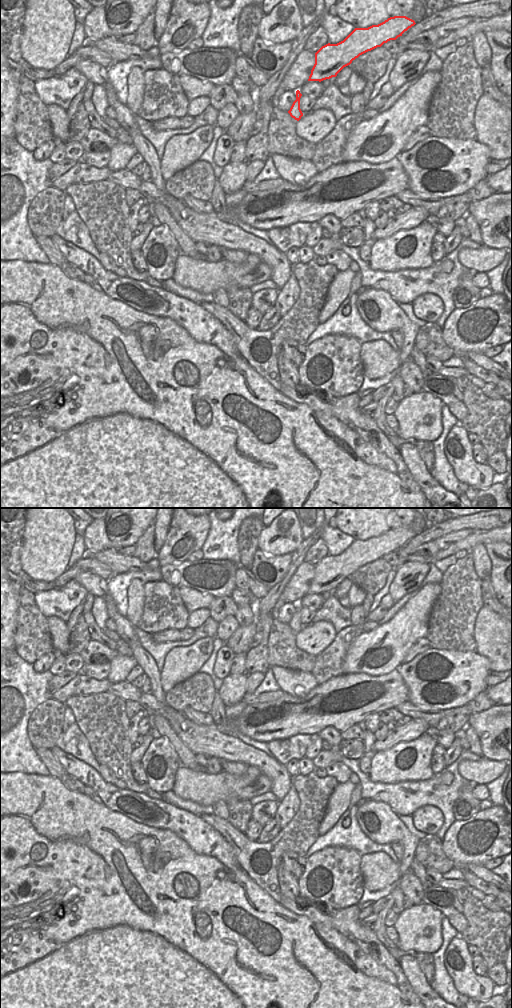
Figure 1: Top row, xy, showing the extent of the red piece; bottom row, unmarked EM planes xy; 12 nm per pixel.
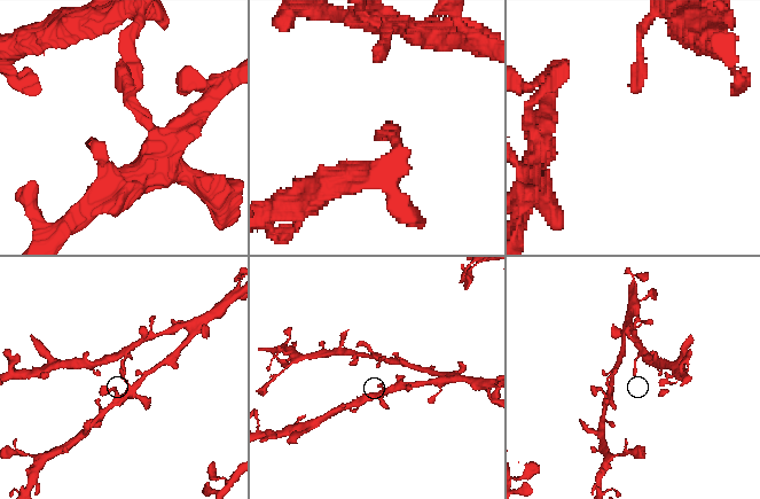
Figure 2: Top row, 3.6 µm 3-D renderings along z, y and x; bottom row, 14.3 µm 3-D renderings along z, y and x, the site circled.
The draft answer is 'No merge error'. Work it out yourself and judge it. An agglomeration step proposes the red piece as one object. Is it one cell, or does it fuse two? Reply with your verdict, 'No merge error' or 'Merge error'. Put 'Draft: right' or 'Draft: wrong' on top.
Draft: right
No merge error

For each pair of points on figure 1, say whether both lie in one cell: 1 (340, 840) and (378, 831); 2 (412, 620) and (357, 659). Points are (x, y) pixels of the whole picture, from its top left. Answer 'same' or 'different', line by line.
1: different
2: same

